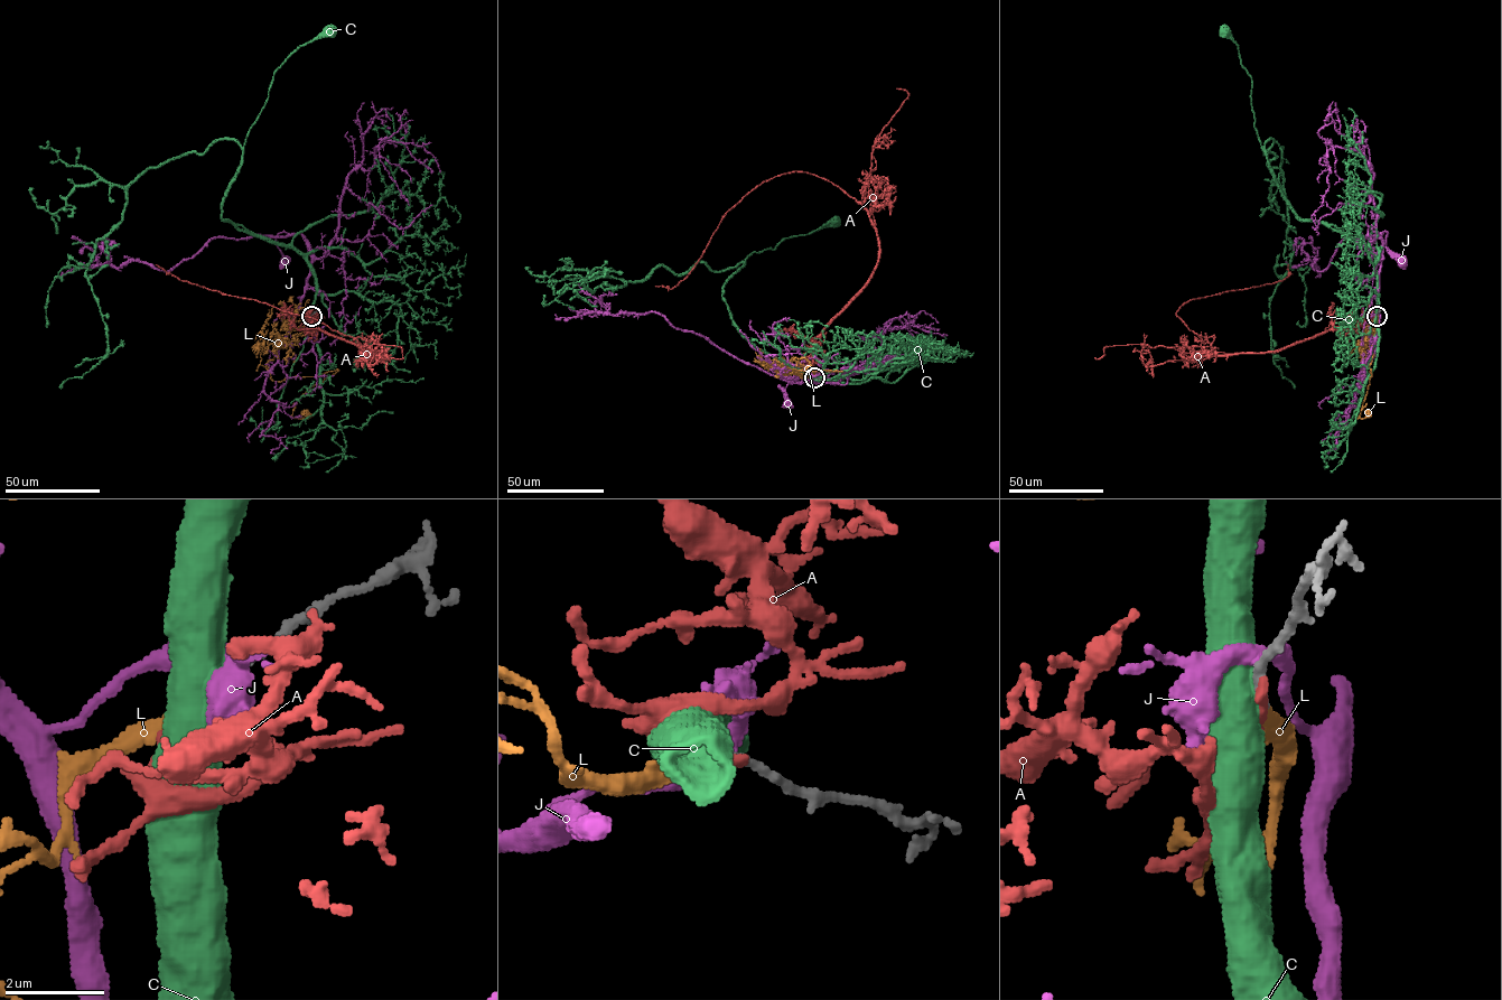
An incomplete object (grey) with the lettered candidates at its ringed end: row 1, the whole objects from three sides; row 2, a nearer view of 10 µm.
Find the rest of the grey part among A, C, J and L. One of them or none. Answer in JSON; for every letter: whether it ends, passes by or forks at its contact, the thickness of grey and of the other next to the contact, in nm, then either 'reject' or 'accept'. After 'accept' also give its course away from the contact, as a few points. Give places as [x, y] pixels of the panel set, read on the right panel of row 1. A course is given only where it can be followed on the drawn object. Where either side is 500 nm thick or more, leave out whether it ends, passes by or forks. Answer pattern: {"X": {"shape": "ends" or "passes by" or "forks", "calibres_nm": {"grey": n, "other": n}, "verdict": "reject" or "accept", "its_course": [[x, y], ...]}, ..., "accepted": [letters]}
{"A": {"shape": "ends", "calibres_nm": {"grey": 240, "other": 200}, "verdict": "reject"}, "C": {"calibres_nm": {"grey": 240, "other": 750}, "verdict": "reject"}, "J": {"shape": "passes by", "calibres_nm": {"grey": 240, "other": 320}, "verdict": "reject"}, "L": {"shape": "ends", "calibres_nm": {"grey": 200, "other": 240}, "verdict": "accept", "its_course": [[1377, 315], [1375, 321], [1364, 320], [1373, 338], [1360, 379], [1371, 376], [1370, 368], [1358, 417], [1368, 413]]}, "accepted": ["L"]}

